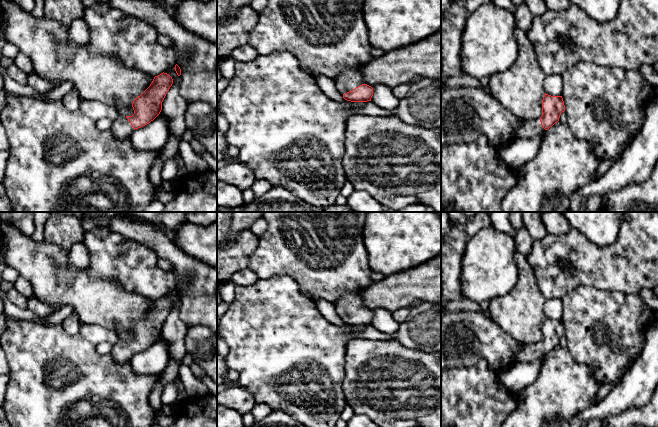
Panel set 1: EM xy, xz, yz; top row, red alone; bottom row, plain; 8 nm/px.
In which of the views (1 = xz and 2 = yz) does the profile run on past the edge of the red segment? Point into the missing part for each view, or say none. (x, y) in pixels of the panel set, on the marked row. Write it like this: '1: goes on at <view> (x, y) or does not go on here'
1: goes on at xz (350, 78)
2: goes on at yz (528, 129)

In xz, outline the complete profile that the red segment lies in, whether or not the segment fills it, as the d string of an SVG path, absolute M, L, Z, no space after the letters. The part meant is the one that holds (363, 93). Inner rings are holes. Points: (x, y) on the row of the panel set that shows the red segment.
M359 68L345 69L335 79L335 86L347 101L367 102L373 96L373 88L363 83Z

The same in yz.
M545 93L542 100L542 116L535 120L522 121L516 130L516 137L531 139L544 134L550 127L559 121L560 115L565 111L562 96L551 96Z

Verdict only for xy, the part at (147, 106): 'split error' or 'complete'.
split error

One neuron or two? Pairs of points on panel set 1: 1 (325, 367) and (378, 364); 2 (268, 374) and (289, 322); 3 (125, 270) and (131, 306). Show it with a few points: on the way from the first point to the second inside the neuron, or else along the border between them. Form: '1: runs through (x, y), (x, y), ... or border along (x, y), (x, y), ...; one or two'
1: border along (346, 343), (344, 379), (342, 382), (343, 390); two
2: runs through (281, 361), (281, 335); one
3: border along (109, 279), (124, 290), (141, 294), (151, 300); two

